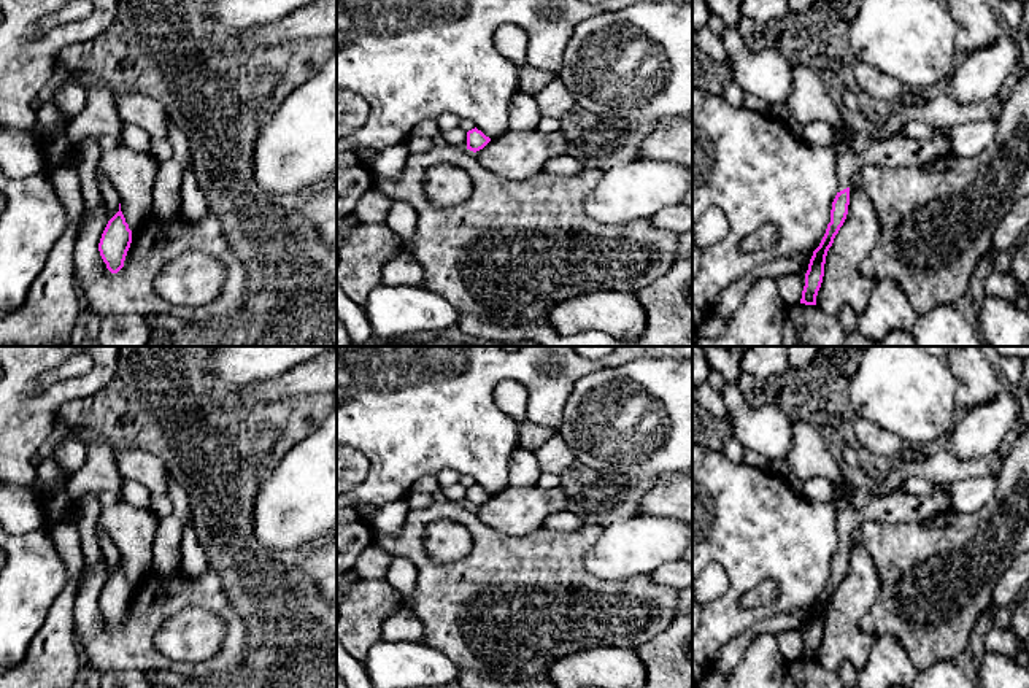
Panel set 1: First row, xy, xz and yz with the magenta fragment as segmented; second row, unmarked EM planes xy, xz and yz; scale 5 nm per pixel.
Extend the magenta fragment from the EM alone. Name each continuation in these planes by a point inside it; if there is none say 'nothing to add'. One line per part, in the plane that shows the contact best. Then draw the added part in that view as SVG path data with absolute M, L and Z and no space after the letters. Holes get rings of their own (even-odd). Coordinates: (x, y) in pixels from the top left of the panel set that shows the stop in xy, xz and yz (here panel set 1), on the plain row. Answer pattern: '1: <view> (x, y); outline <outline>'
1: yz (899, 506); outline M845 485L834 486L837 494L837 548L851 543L861 524L867 520L883 523L918 523L951 510L950 497L945 493L937 491L927 496L916 496L904 491L900 486L888 496L875 497L864 508L858 508L851 504L850 491Z

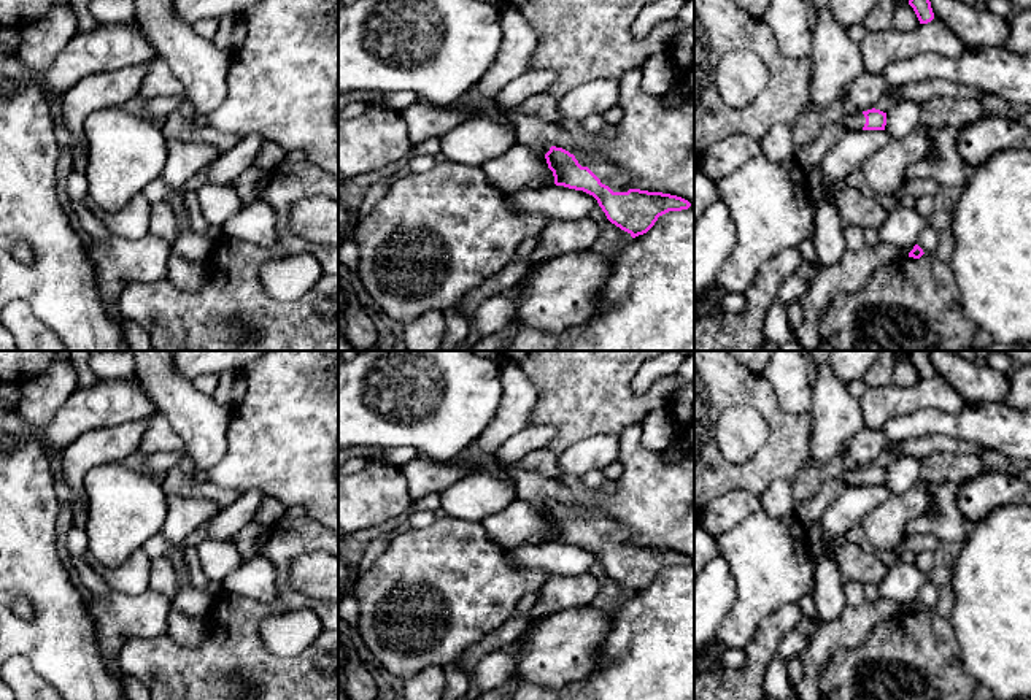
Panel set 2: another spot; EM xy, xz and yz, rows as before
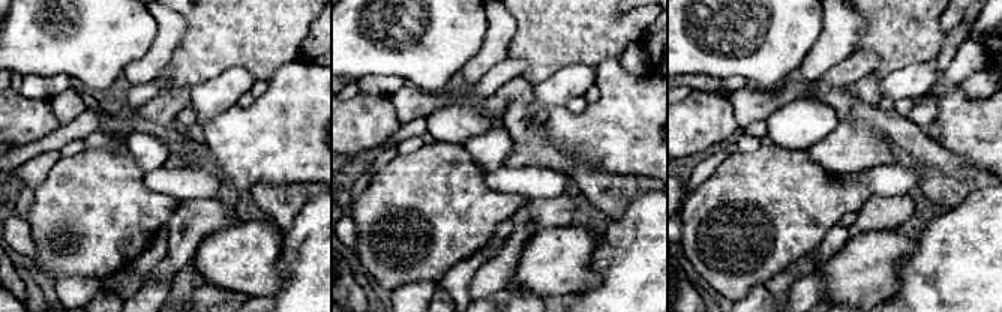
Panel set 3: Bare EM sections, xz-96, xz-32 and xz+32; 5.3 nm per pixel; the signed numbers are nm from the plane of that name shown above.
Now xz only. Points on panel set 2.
1: xz (534, 488); outline M515 463L504 465L500 473L508 473L515 479L518 498L527 502L537 510L546 510L551 502L562 503L575 511L581 522L588 522L602 540L613 548L627 548L631 544L631 532L616 521L591 513L583 508L572 495L569 486L561 479L545 476L539 471L516 468Z

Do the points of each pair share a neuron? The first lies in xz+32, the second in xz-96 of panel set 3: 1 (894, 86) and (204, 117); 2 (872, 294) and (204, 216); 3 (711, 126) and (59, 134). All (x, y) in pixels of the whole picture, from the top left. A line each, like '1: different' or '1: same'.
1: same
2: different
3: different

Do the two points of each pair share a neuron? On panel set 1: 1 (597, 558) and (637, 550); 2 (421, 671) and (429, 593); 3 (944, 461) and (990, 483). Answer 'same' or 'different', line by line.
1: same
2: different
3: different

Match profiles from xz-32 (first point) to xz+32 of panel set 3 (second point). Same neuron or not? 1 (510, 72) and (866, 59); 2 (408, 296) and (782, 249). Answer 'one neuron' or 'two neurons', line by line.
1: one neuron
2: two neurons

